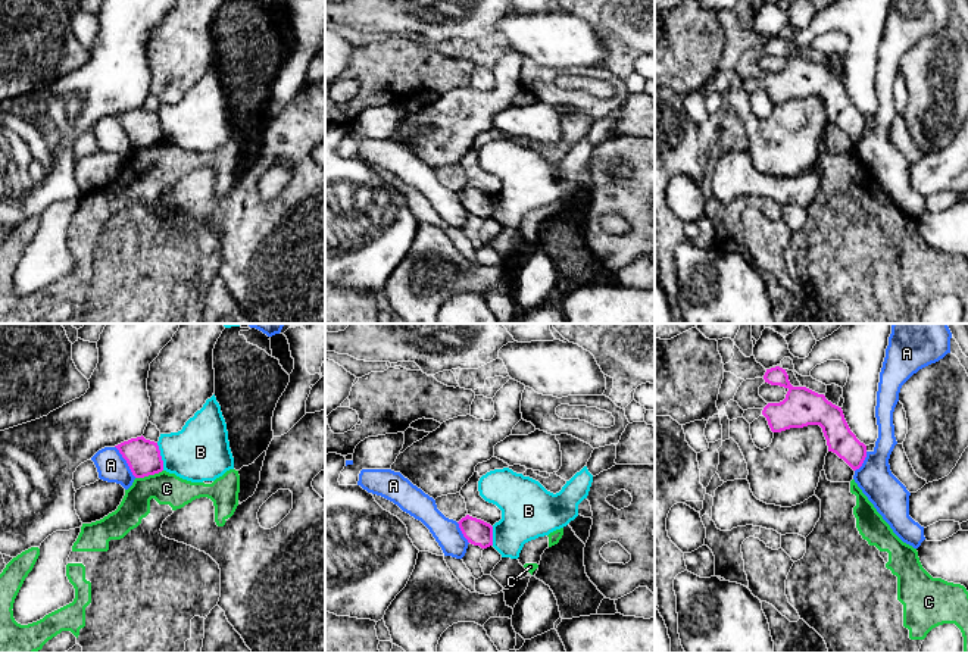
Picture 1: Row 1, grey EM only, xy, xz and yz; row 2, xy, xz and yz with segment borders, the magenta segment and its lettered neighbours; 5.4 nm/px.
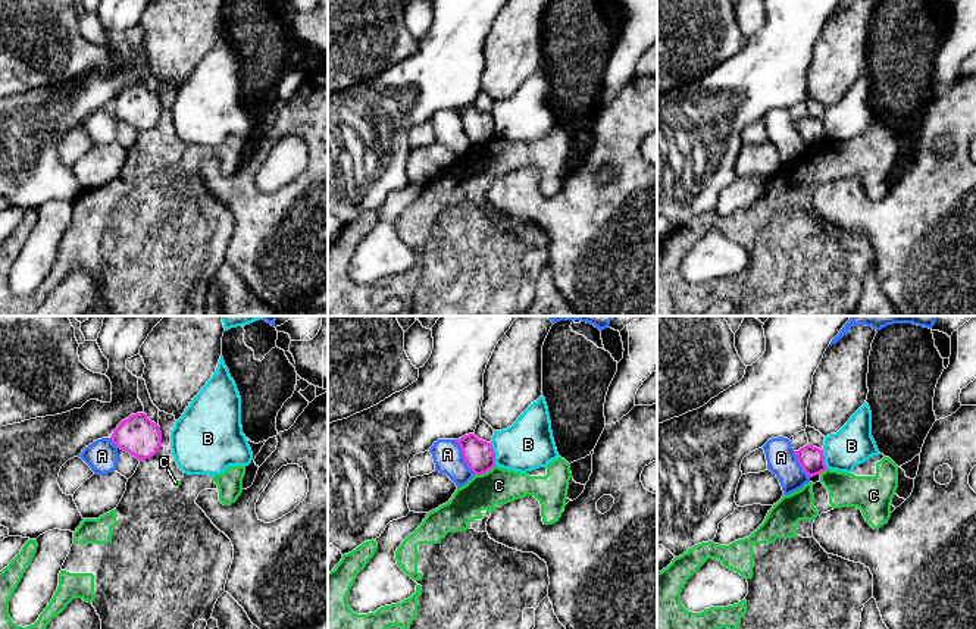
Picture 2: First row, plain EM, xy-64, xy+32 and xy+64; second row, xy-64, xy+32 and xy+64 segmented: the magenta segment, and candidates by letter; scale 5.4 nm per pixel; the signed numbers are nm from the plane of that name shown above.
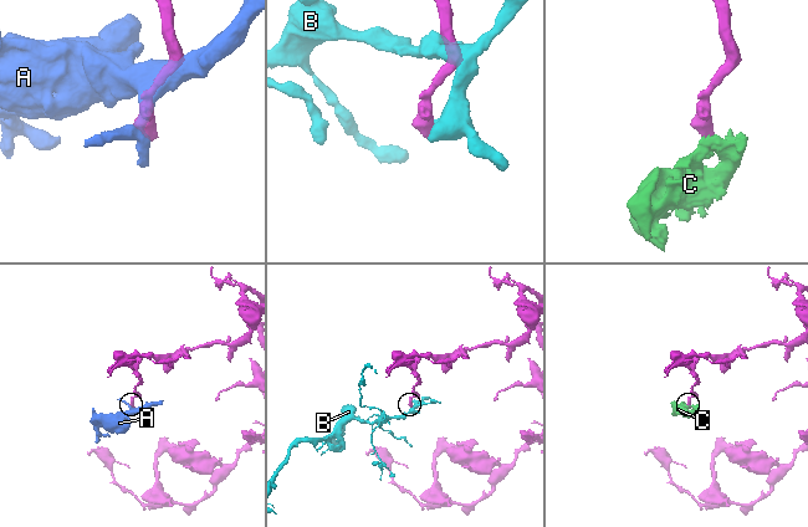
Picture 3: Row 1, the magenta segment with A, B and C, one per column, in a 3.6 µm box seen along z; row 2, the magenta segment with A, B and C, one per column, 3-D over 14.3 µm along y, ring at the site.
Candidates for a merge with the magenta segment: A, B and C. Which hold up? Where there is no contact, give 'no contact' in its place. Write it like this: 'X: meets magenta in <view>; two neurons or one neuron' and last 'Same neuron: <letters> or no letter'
A: meets magenta in xy; two neurons
B: meets magenta in xy; two neurons
C: meets magenta in xy; two neurons
Same neuron: no letter

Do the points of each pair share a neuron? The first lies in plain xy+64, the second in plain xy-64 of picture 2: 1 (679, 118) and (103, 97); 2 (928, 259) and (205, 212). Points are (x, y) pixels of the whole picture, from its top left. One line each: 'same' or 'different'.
1: same
2: different

